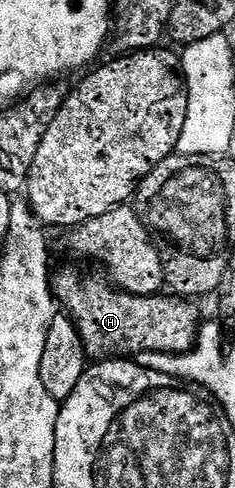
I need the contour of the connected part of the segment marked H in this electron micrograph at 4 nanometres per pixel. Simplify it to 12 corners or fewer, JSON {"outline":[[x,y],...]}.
{"outline":[[74,269],[57,300],[87,358],[189,353],[200,320],[177,295],[141,297]]}

